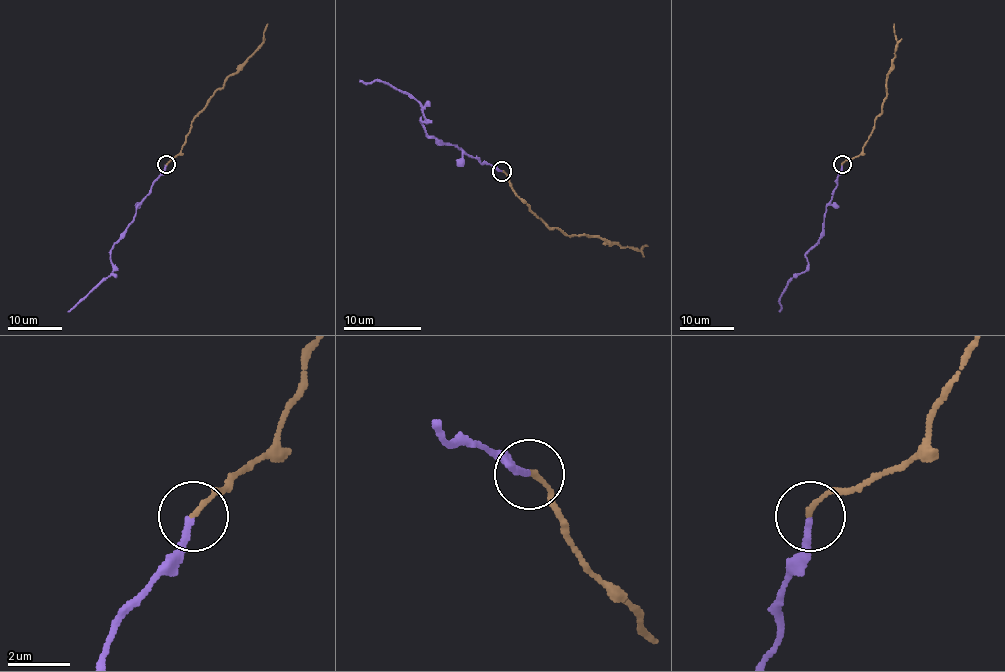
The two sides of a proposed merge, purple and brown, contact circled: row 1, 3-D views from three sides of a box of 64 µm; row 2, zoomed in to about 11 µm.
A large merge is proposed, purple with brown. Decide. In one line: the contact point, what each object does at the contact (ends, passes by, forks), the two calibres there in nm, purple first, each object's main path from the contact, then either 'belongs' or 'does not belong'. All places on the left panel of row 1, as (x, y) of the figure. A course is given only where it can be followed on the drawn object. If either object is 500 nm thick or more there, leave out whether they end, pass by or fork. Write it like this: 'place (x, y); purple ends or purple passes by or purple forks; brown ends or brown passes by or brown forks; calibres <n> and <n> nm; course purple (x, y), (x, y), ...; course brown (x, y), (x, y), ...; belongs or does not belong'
place (166, 164); purple ends; brown ends; calibres 200 and 150 nm; course purple (166, 165), (164, 172), (137, 207), (133, 221), (111, 250), (112, 273), (67, 312); course brown (166, 165), (181, 151), (191, 120), (208, 99), (262, 43), (267, 23); does not belong

